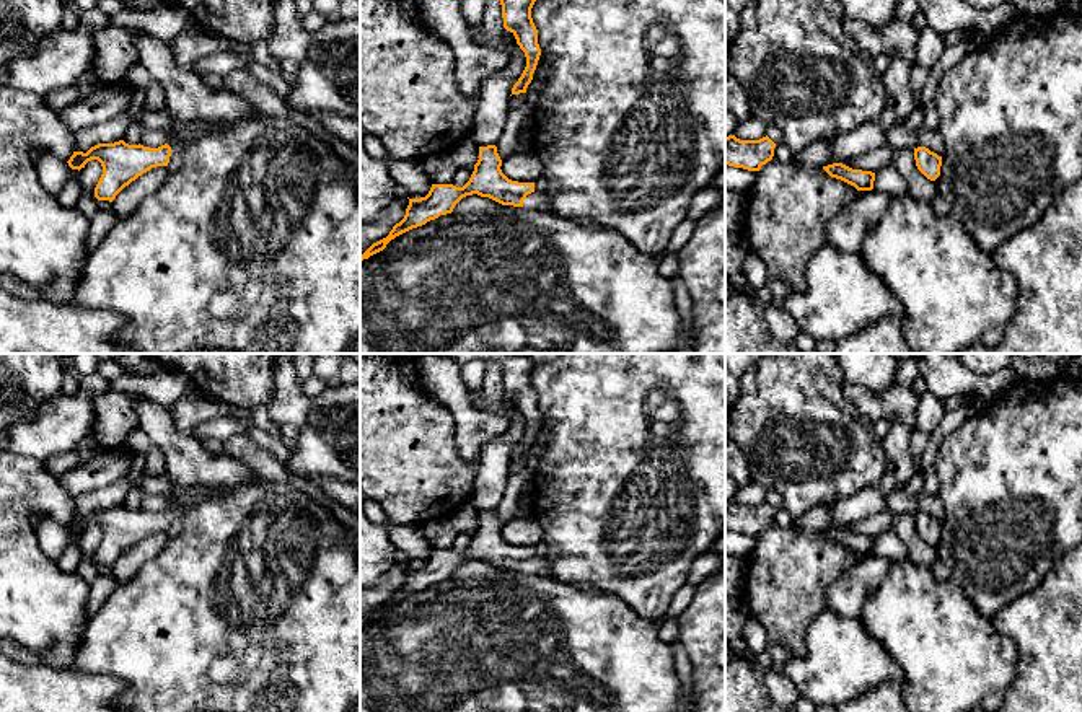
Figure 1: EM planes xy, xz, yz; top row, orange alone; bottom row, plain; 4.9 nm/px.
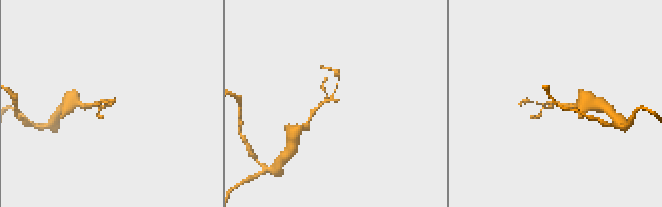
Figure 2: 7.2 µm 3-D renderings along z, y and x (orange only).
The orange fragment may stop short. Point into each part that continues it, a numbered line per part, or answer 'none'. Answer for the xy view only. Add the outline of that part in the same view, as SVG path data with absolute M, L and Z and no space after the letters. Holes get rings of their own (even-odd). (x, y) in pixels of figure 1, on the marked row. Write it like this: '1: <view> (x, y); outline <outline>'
1: xy (196, 129); outline M192 122L184 130L179 130L176 134L168 134L166 143L169 147L179 145L184 150L186 145L189 145L191 142L197 140L204 134L222 130L228 124L230 122Z

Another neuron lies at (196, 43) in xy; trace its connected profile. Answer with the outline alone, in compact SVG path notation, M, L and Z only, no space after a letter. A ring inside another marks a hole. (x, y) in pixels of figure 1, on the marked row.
M192 26L169 42L173 57L183 68L191 70L194 62L217 52L233 52L244 59L248 67L254 64L249 44L233 44L210 31Z

